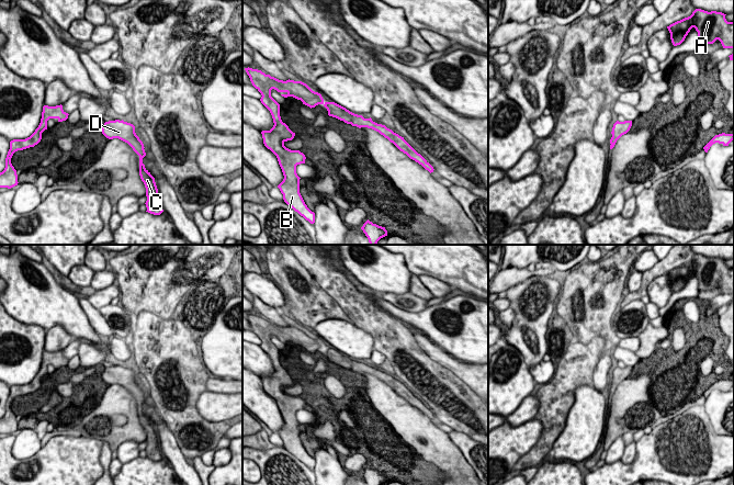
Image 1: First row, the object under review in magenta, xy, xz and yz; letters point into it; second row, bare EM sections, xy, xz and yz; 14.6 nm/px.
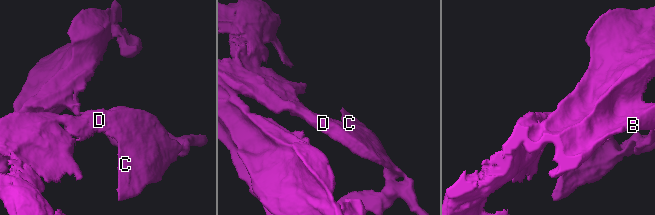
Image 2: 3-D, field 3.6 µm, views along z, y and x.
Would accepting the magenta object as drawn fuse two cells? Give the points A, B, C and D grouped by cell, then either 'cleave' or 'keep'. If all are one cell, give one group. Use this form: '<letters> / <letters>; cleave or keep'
A B C D; keep

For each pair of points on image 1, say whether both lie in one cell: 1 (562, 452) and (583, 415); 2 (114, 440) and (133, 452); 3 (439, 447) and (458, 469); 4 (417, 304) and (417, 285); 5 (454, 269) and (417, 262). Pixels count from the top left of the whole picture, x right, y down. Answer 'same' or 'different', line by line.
1: same
2: different
3: same
4: different
5: same

